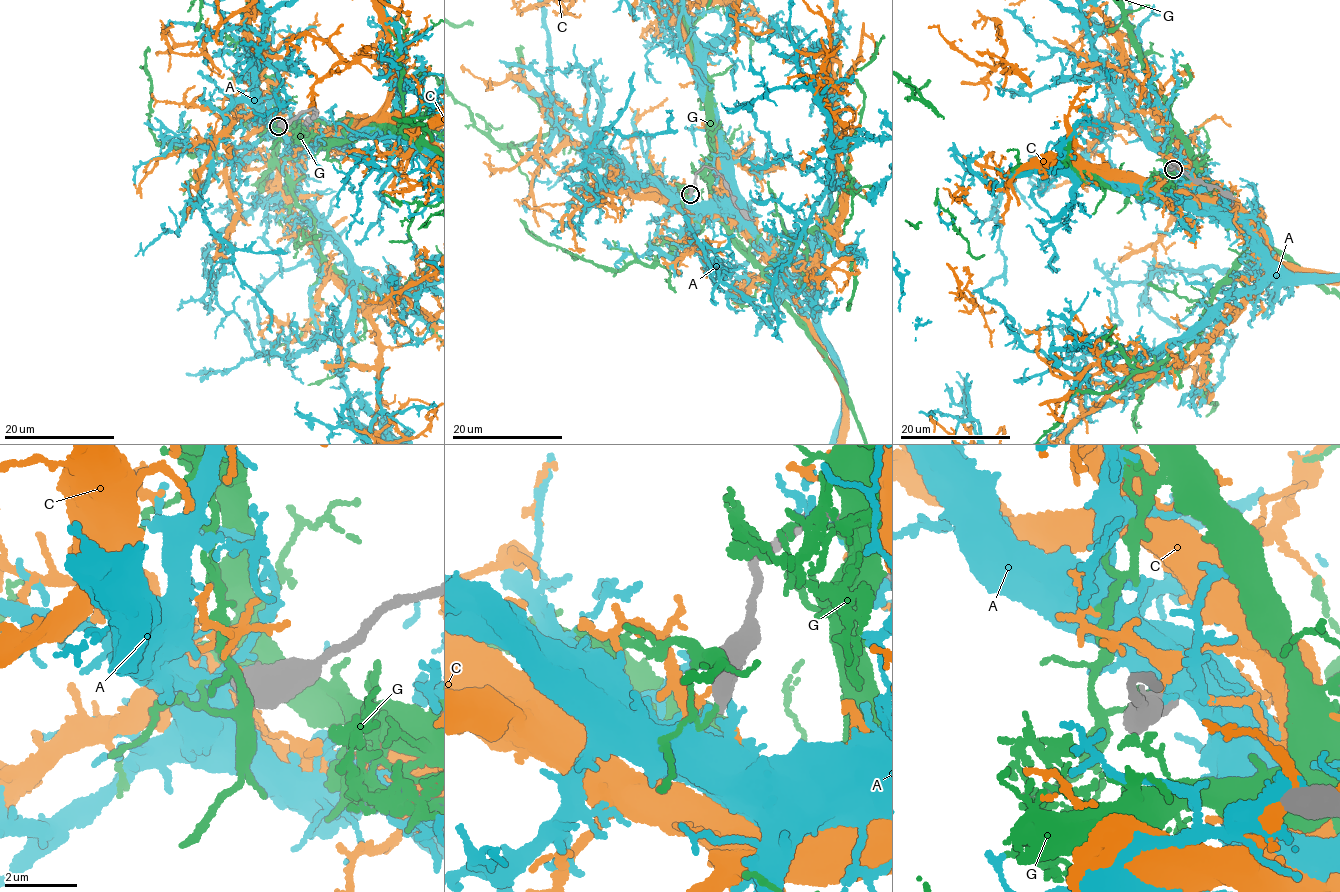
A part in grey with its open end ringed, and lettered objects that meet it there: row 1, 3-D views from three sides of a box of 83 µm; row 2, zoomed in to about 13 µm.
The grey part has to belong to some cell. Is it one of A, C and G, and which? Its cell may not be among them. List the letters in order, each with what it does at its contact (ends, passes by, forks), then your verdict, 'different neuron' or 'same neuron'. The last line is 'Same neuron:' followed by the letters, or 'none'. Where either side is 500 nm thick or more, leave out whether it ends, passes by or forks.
A: different neuron
C: different neuron
G: different neuron
Same neuron: none

